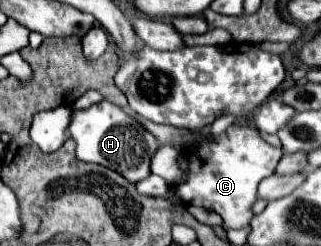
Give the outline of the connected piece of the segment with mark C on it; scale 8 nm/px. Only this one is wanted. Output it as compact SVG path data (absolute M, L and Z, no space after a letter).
M231 125L221 137L215 137L213 143L203 143L195 149L195 159L189 159L189 179L181 185L173 185L171 191L187 205L205 207L223 217L225 229L247 227L253 213L251 205L257 201L257 185L275 173L275 167L281 159L277 147L265 143L255 129Z

